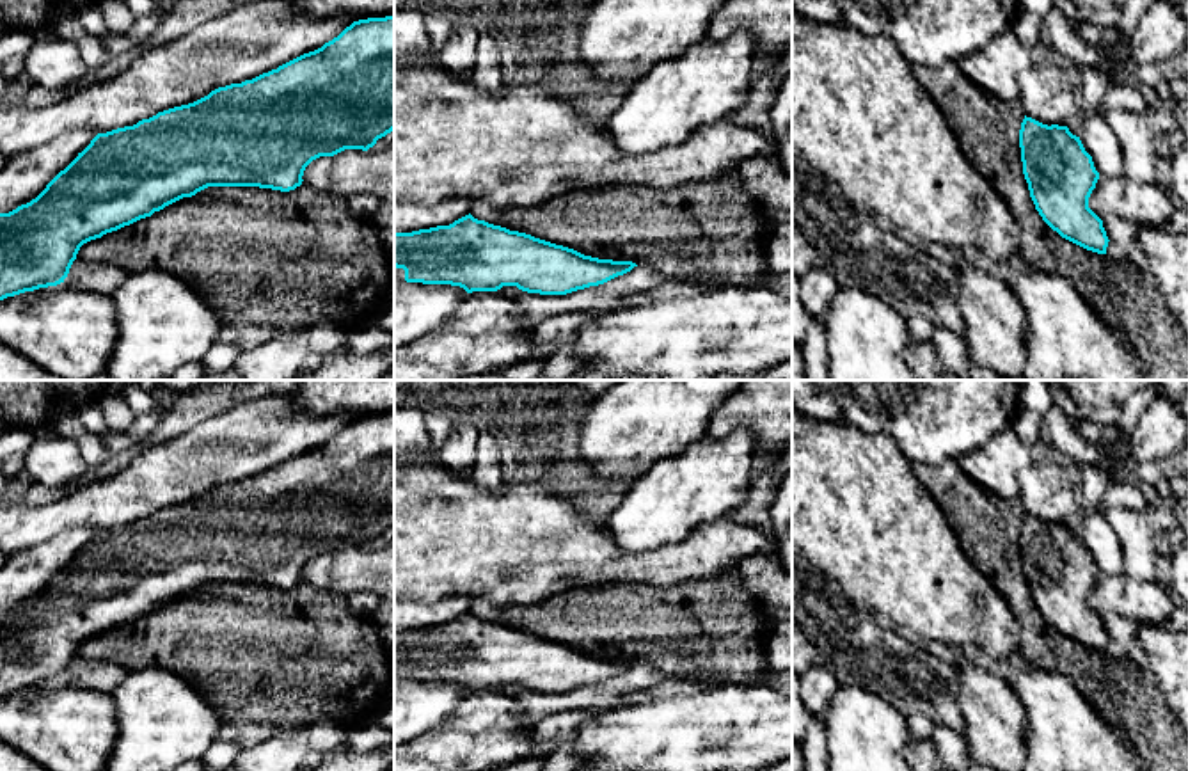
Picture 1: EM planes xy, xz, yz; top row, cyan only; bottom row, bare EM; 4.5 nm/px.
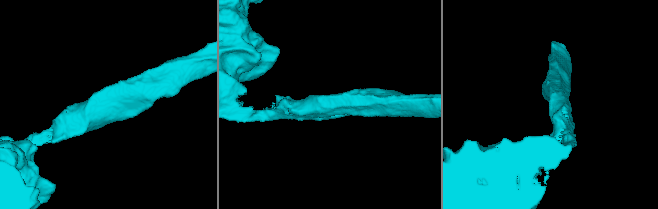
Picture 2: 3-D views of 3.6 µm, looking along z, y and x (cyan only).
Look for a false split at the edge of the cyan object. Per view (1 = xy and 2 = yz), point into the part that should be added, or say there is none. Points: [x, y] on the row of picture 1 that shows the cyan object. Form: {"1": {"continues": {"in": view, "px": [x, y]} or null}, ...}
{"1": {"continues": null}, "2": {"continues": null}}

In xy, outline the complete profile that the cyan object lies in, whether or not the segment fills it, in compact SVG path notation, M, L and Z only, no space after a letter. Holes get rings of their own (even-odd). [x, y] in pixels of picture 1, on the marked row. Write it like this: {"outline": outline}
{"outline": "M394 14L353 21L321 48L277 69L174 107L133 126L98 133L30 203L0 213L0 300L64 282L80 247L208 187L259 187L281 192L302 185L305 167L345 149L368 151L394 130Z"}

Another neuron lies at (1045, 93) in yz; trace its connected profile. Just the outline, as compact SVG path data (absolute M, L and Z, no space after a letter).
M1037 53L1034 64L1018 78L1016 91L1016 107L1042 124L1067 126L1076 112L1073 83L1048 53Z

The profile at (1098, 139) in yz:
M1097 110L1085 115L1080 140L1085 151L1092 156L1099 176L1122 176L1121 142L1110 128L1105 114Z

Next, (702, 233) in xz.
M721 178L671 190L629 185L577 190L531 208L499 208L487 201L472 201L469 213L478 220L526 233L584 256L655 266L673 281L716 282L721 288L746 284L772 290L792 300L792 272L776 275L767 268L769 234L762 231L755 215L758 206L737 181Z

